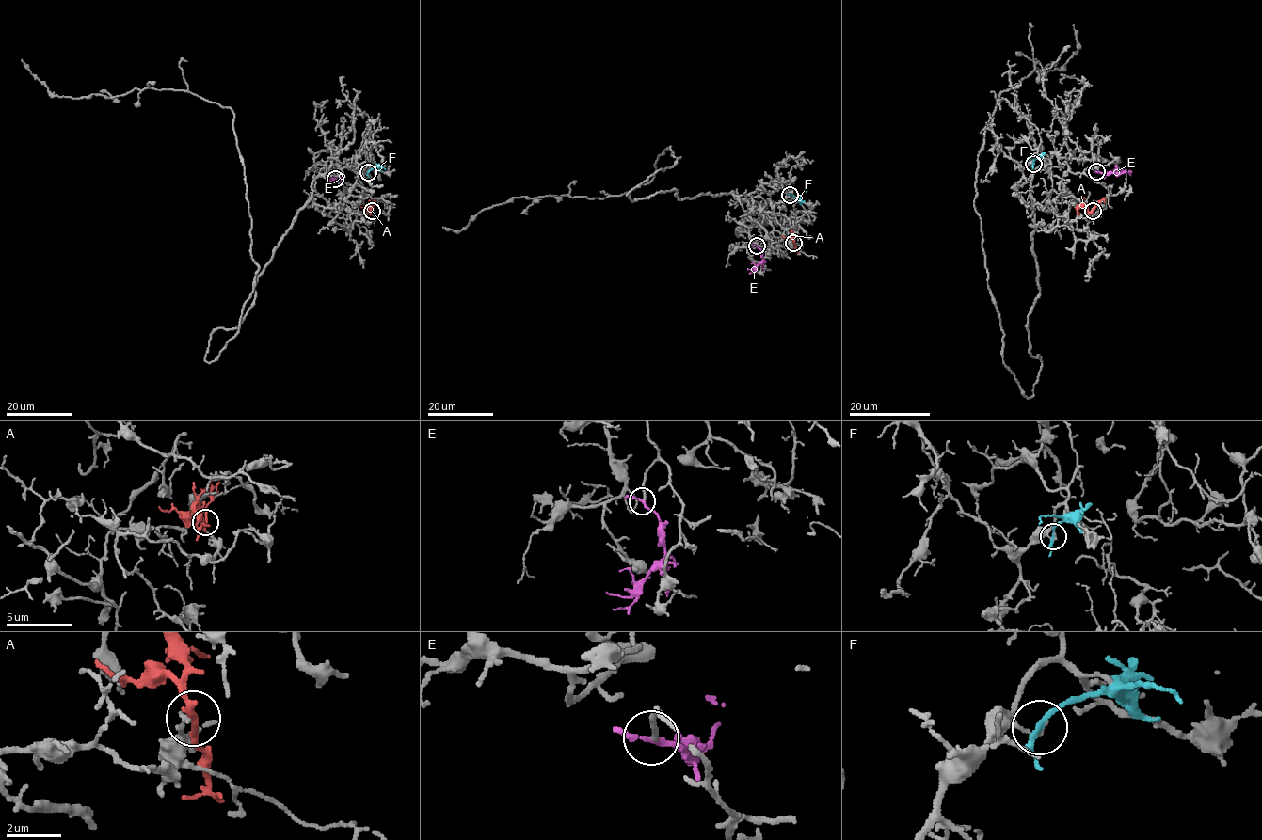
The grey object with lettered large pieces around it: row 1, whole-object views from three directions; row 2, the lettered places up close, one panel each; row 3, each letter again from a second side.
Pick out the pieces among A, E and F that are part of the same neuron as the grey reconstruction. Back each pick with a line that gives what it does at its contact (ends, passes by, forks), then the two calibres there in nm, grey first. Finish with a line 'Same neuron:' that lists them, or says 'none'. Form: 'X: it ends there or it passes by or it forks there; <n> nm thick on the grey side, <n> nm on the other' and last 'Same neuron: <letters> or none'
E: it passes by; 170 nm thick on the grey side, 180 nm on the other
Same neuron: E

